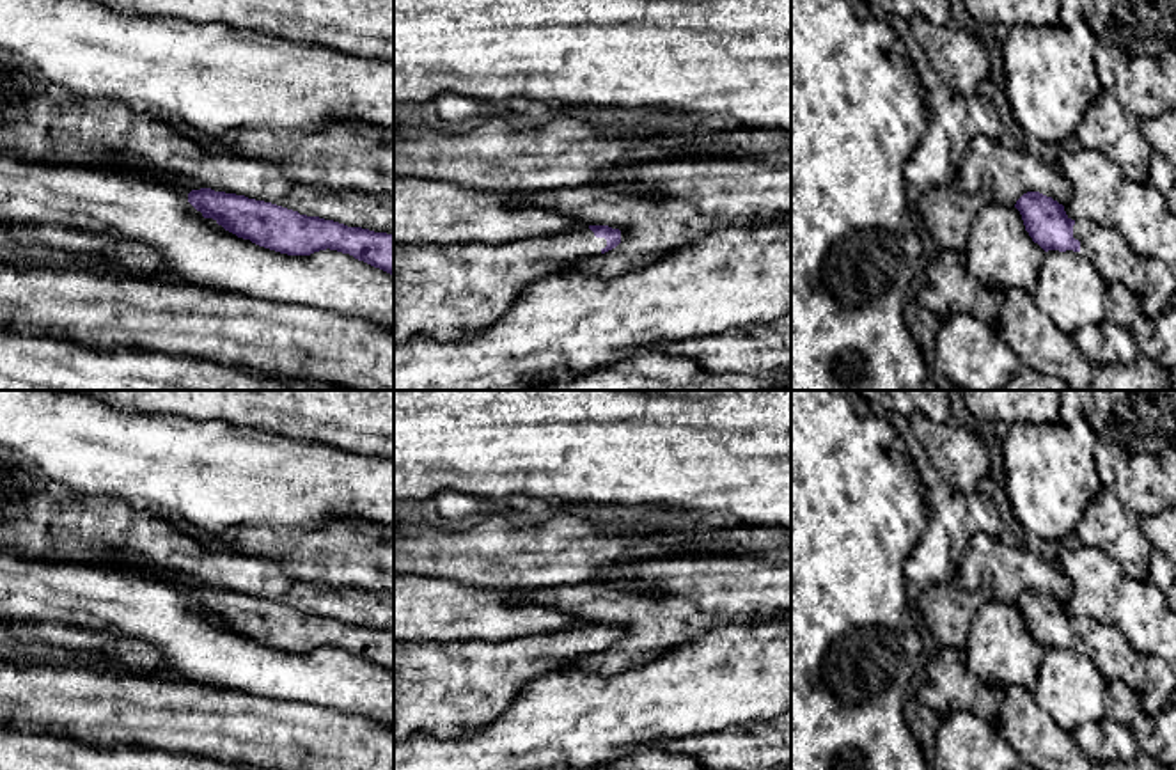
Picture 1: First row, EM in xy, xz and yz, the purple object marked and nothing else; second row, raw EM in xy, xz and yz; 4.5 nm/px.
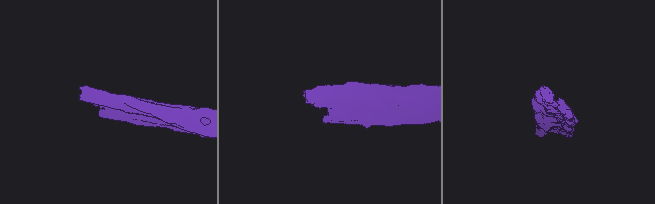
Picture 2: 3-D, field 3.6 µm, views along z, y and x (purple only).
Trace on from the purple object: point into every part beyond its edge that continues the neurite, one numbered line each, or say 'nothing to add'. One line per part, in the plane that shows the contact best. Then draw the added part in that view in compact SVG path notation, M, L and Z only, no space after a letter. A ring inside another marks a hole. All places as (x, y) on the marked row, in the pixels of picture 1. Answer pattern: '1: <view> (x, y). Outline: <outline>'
1: xz (446, 291). Outline: M589 225L500 245L394 245L394 346L415 335L426 335L438 341L475 337L491 323L498 321L534 282L564 273L578 261L600 255L605 247L607 240L596 238Z

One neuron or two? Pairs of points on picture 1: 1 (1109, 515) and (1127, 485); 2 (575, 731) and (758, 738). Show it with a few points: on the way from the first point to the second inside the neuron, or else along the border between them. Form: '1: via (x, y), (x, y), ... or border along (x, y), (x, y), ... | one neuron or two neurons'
1: border along (1113, 488), (1139, 517) | two neurons
2: border along (731, 726), (721, 731), (658, 738), (651, 747) | two neurons

